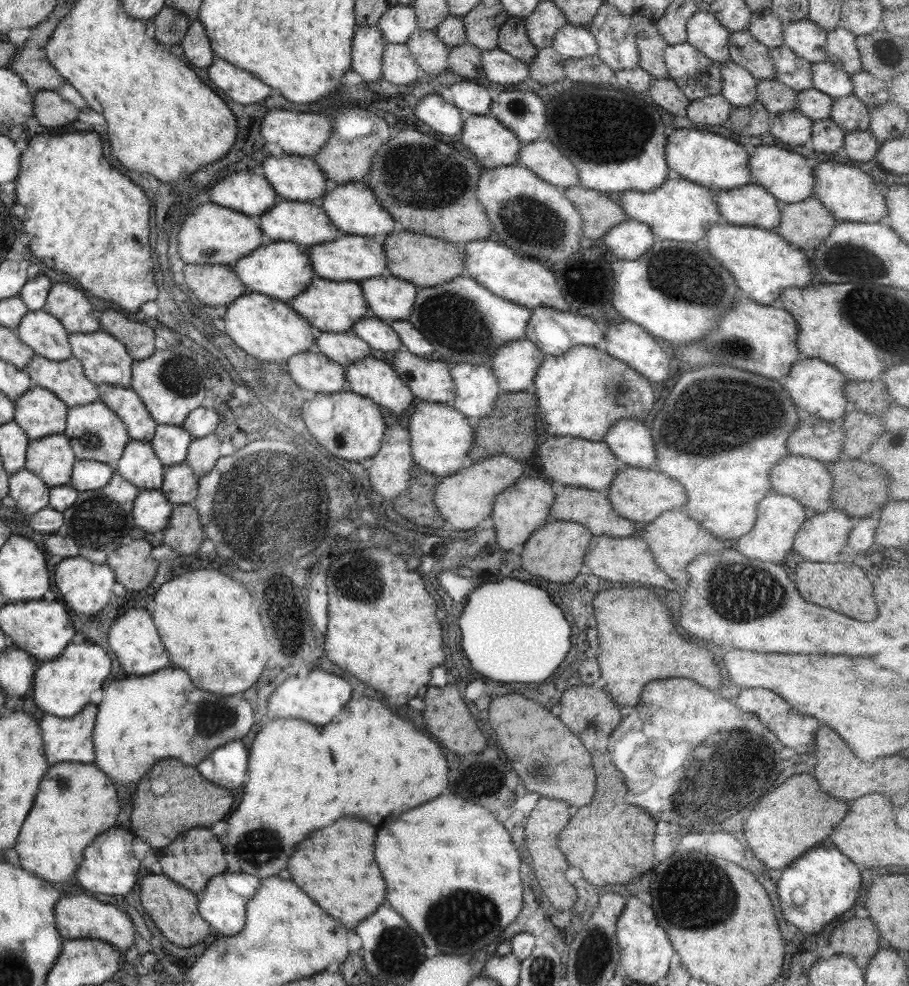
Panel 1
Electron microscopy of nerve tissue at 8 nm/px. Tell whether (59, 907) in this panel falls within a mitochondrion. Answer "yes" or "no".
no

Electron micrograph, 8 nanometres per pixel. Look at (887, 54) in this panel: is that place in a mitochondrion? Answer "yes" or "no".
yes

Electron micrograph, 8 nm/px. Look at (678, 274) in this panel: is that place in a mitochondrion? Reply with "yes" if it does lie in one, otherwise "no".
yes

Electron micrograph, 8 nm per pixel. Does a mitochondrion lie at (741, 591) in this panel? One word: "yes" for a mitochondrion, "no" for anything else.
yes

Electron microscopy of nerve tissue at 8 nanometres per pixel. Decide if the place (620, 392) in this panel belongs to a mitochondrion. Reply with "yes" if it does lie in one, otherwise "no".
yes

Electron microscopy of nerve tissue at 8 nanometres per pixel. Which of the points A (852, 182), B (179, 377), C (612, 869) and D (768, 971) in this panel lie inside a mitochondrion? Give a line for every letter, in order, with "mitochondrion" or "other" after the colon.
A: other
B: mitochondrion
C: other
D: other

